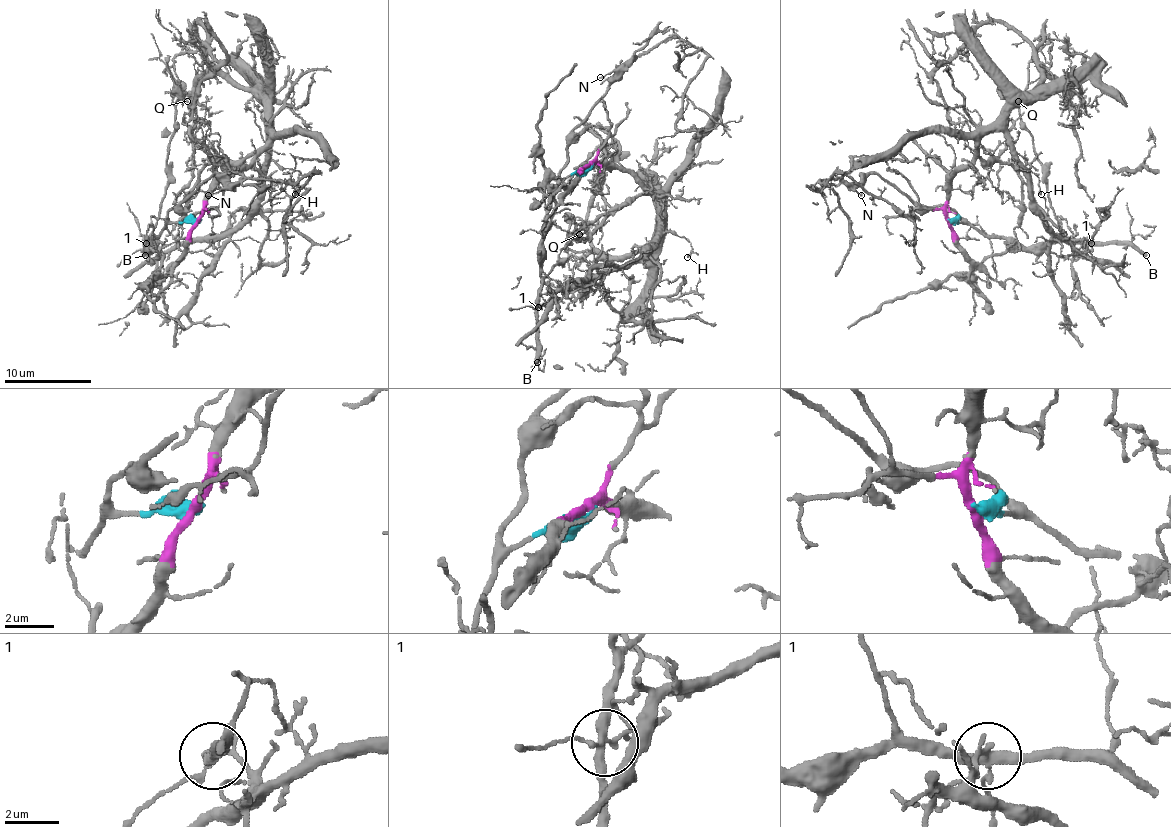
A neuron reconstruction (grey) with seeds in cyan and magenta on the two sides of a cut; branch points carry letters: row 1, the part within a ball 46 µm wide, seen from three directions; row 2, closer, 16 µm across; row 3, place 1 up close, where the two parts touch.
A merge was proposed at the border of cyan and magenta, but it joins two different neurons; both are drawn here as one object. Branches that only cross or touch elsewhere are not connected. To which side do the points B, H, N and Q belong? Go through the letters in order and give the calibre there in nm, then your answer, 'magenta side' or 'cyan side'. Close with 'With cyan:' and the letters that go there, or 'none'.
B: 340 nm | cyan side
H: 140 nm | magenta side
N: 130 nm | cyan side
Q: 100 nm | magenta side
With cyan: B, N

